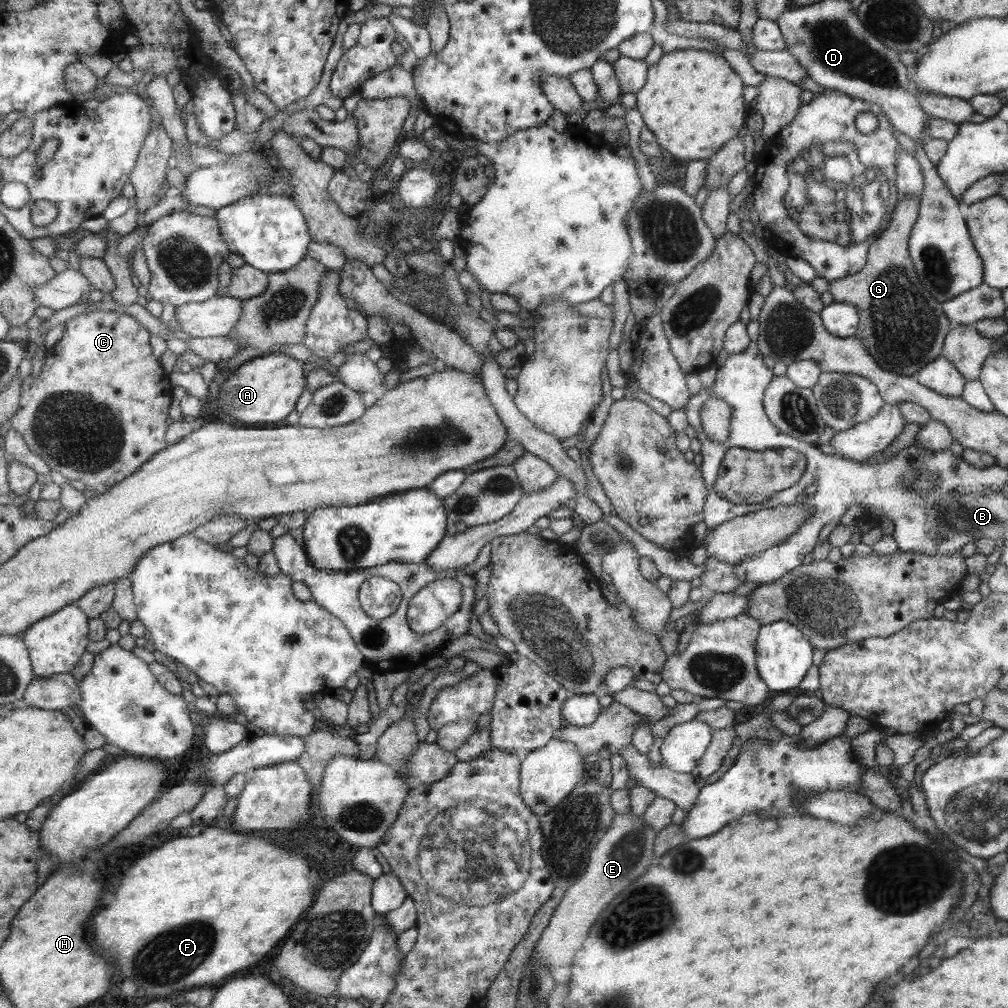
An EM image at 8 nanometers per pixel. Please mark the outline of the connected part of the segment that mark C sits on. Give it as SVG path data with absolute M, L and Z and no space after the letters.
M96 310L84 313L74 311L73 317L64 328L64 335L53 347L47 349L47 356L41 376L35 378L32 374L24 379L21 396L21 408L10 420L11 428L17 429L28 442L33 452L36 452L50 467L62 474L67 480L79 480L95 494L107 494L116 484L134 475L144 464L154 458L158 452L165 450L170 444L167 442L170 427L171 404L173 404L174 387L169 380L169 359L157 359L153 356L153 348L149 344L151 332L143 327L139 321L129 313L119 313L115 310Z

